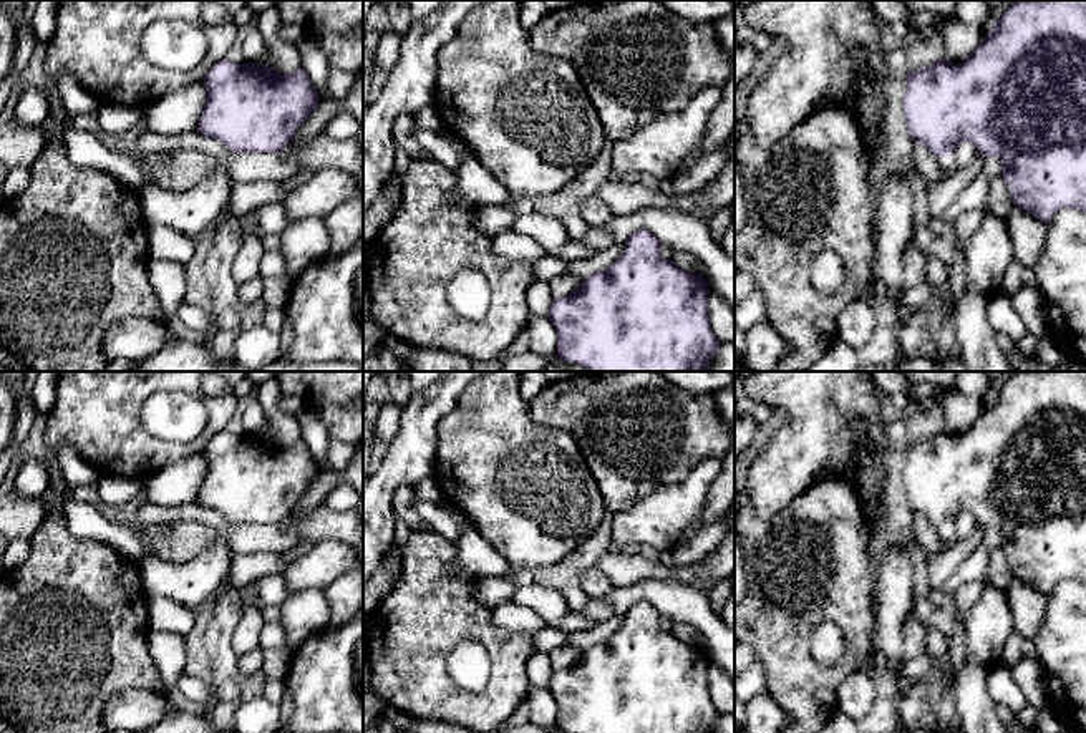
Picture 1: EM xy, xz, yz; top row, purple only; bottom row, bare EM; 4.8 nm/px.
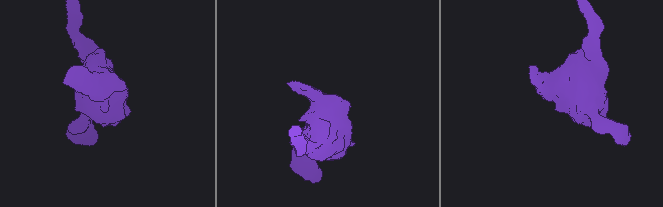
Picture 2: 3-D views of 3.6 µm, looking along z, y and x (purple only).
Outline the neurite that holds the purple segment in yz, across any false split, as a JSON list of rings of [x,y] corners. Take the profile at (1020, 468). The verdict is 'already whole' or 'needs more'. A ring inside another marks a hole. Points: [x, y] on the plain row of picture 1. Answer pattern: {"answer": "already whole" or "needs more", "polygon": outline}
{"answer": "needs more", "polygon": [[[1020,371],[1003,383],[963,434],[937,433],[910,443],[905,456],[907,502],[937,527],[940,551],[955,546],[955,517],[967,512],[978,526],[1000,531],[1013,575],[1046,597],[1063,579],[1086,584],[1086,371]]]}

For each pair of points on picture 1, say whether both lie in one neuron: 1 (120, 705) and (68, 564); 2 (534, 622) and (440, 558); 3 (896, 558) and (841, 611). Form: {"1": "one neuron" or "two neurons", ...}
{"1": "two neurons", "2": "two neurons", "3": "two neurons"}

